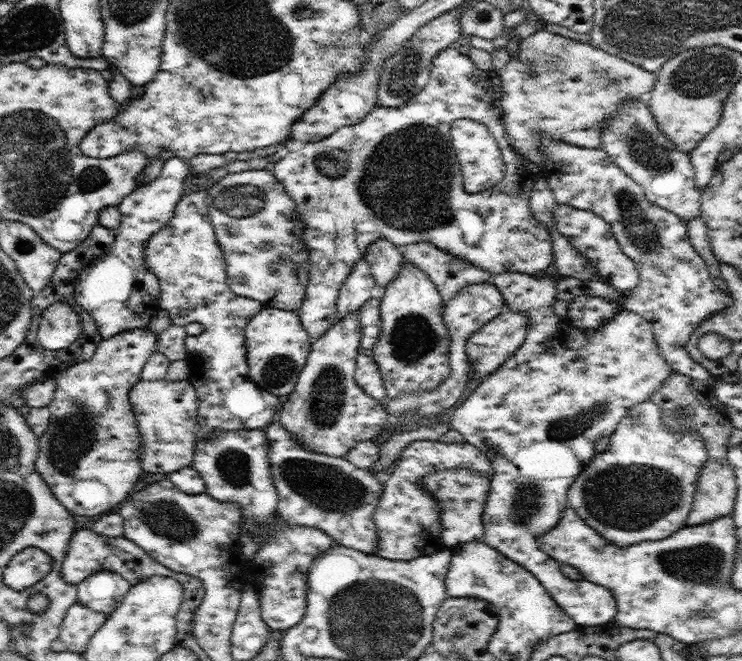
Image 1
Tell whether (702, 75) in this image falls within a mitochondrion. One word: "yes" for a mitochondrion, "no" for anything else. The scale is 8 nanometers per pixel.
yes

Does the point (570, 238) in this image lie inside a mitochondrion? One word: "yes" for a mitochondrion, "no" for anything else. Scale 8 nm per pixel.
no

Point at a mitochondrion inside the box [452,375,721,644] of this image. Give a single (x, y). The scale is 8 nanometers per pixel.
(624, 497)

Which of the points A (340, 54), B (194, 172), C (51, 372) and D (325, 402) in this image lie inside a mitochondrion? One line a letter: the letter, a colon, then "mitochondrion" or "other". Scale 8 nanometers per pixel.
A: other
B: other
C: other
D: mitochondrion

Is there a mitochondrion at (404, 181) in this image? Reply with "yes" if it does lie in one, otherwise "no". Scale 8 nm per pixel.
yes

